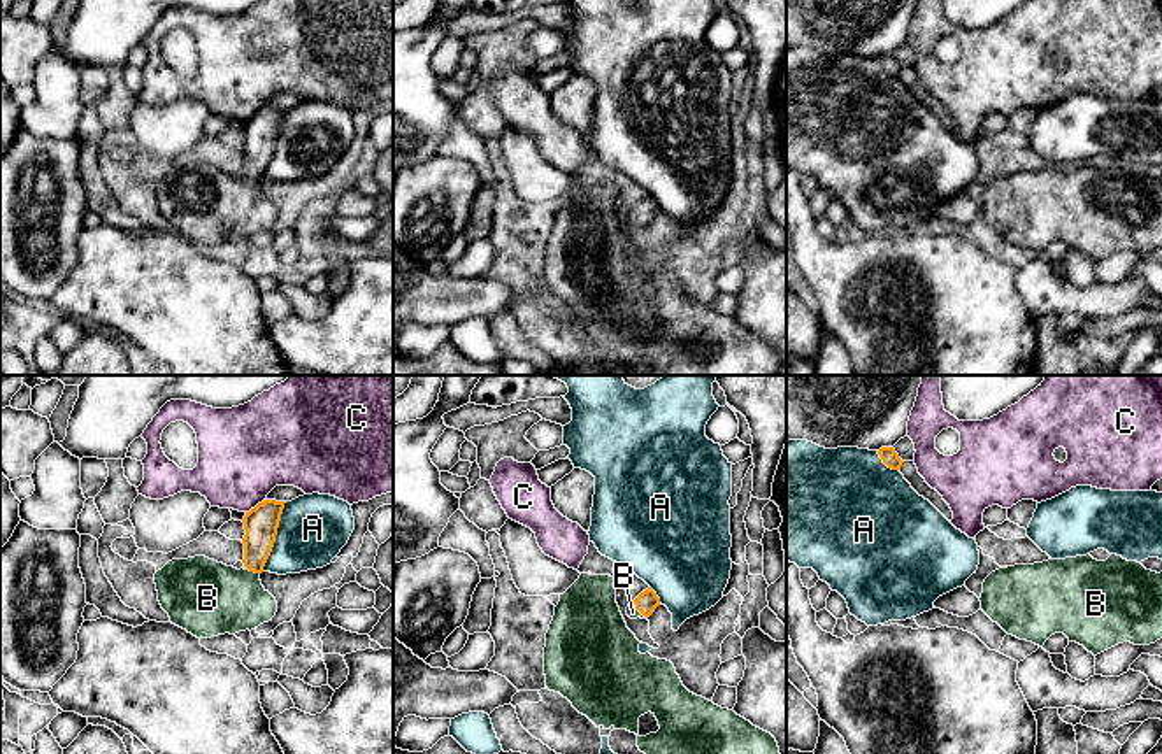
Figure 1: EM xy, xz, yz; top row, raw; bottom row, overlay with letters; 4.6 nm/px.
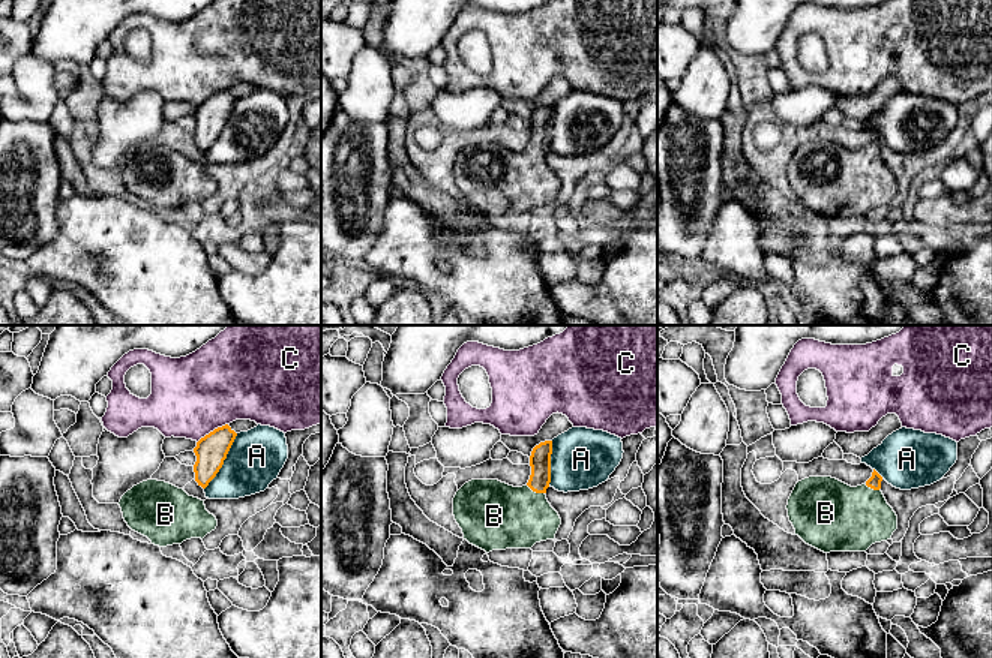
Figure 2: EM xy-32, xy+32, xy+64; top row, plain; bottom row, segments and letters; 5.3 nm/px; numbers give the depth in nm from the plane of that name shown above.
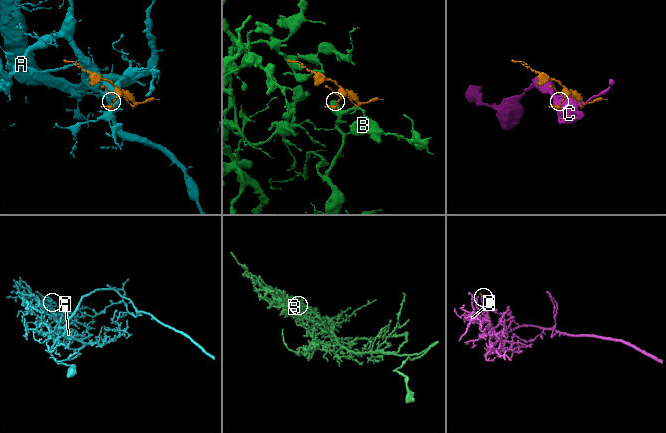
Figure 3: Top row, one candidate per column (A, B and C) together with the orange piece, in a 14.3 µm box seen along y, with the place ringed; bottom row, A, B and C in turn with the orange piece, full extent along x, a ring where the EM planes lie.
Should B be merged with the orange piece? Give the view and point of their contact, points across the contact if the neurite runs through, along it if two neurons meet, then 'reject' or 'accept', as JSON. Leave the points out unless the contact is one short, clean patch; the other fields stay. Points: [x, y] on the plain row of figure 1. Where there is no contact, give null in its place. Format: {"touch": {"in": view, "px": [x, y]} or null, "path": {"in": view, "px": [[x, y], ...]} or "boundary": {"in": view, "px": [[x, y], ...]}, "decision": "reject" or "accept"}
{"touch": {"in": "xz", "px": [638, 216]}, "path": {"in": "xz", "px": [[646, 209], [638, 216], [632, 220]]}, "decision": "accept"}

